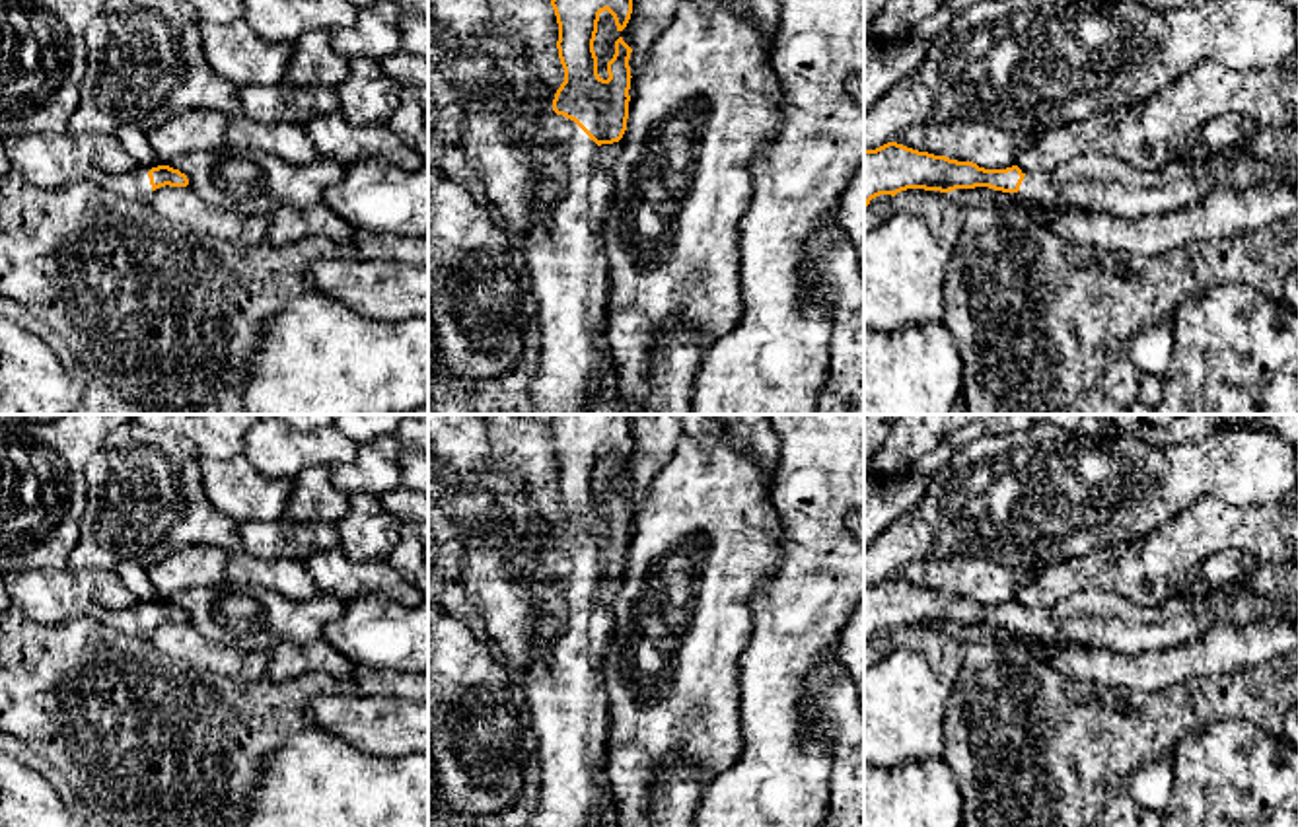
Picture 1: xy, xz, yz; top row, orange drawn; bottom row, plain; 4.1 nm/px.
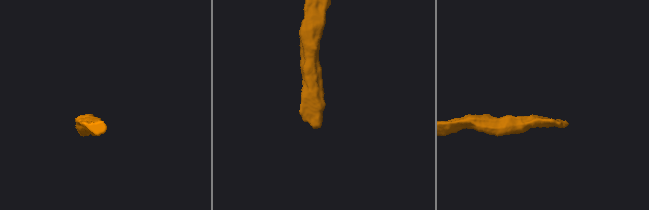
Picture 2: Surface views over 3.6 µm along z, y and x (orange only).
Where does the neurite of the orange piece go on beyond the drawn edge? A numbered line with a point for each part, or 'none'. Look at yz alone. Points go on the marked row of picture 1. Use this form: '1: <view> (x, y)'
1: yz (1094, 183)

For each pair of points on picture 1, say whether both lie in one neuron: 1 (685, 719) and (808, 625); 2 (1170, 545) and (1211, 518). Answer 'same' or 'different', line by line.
1: different
2: same

